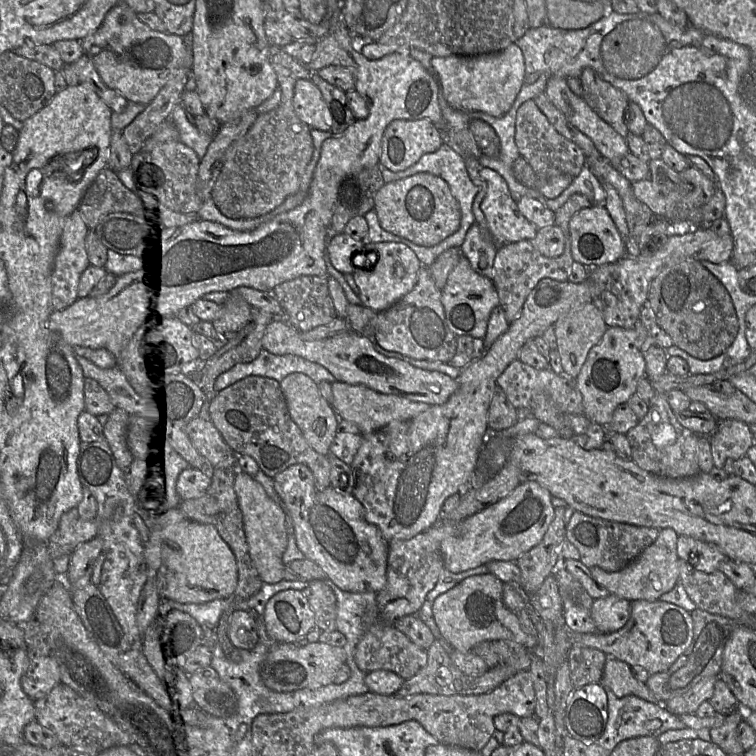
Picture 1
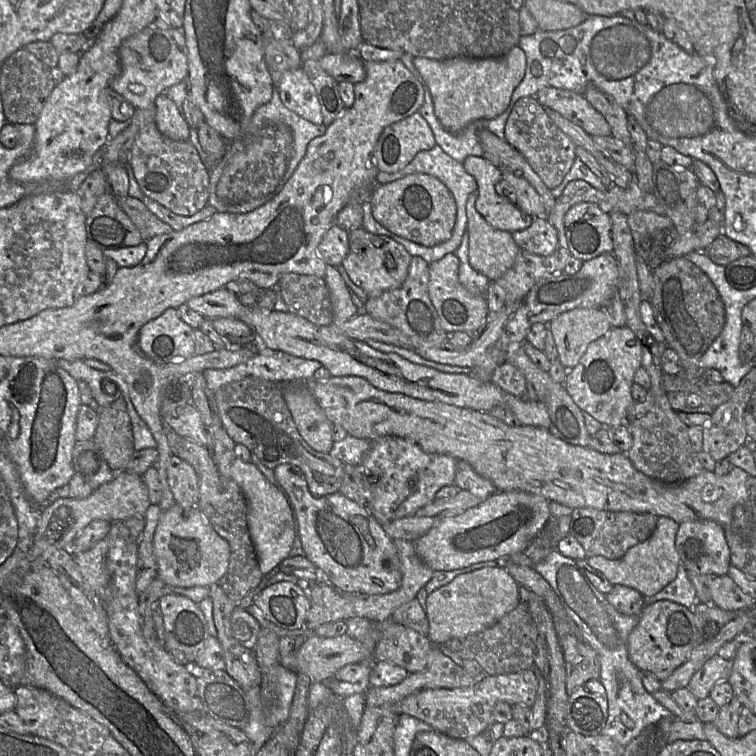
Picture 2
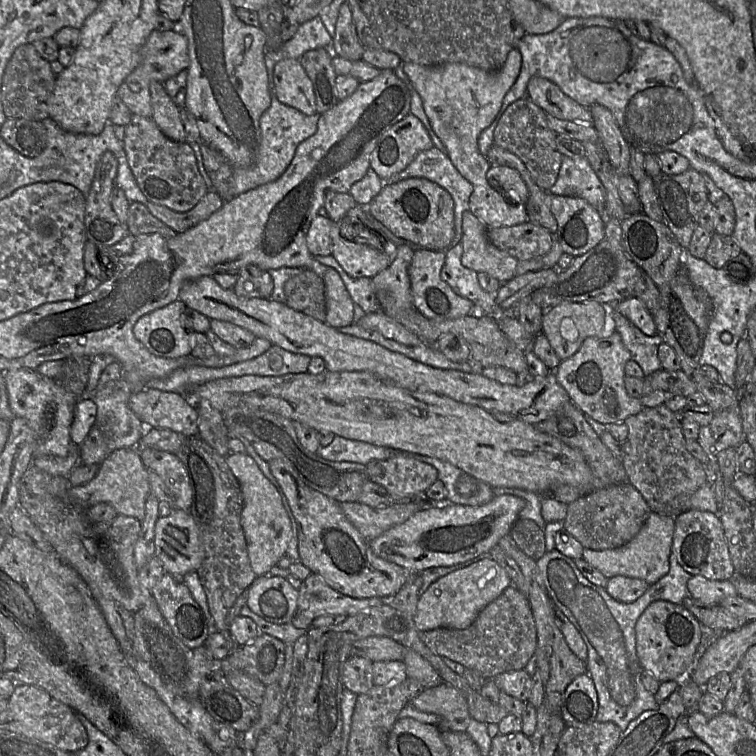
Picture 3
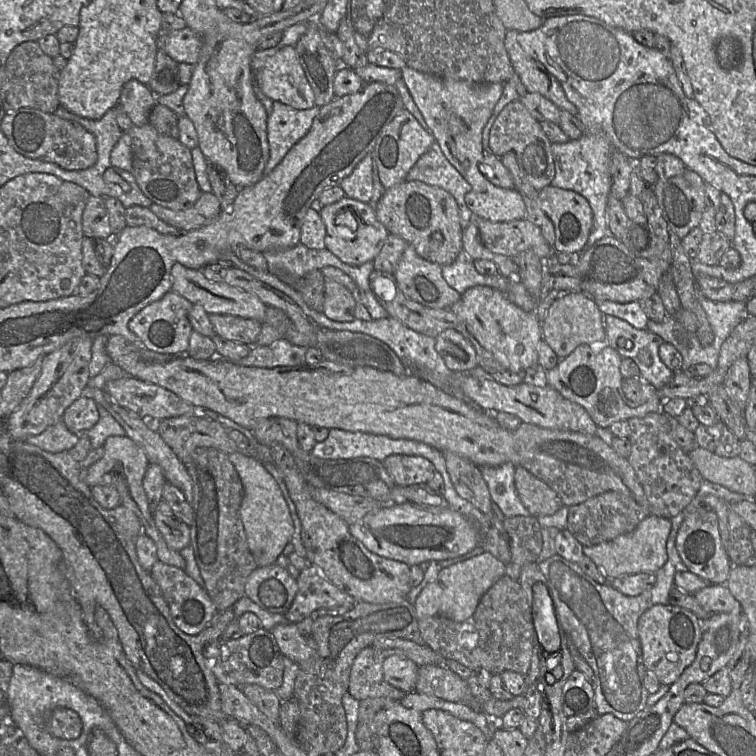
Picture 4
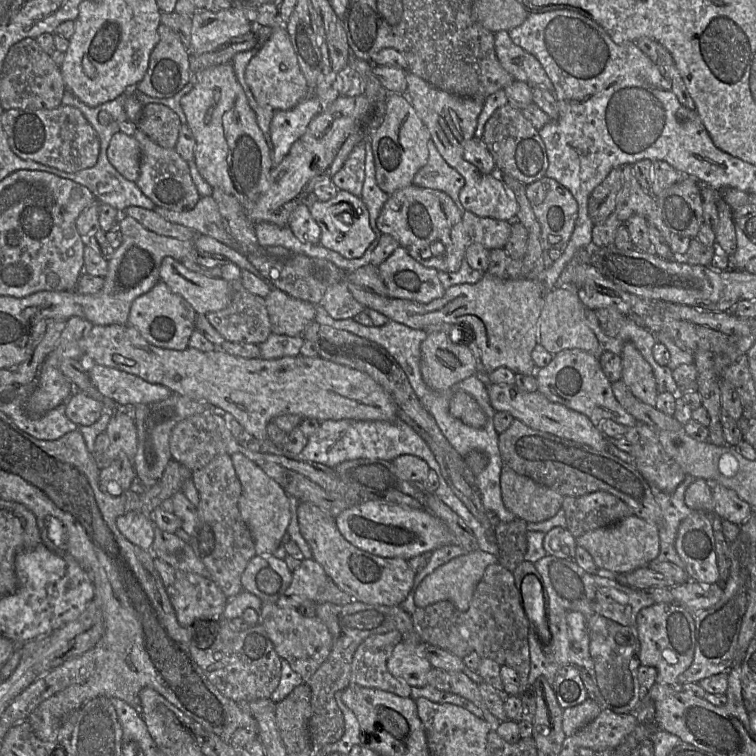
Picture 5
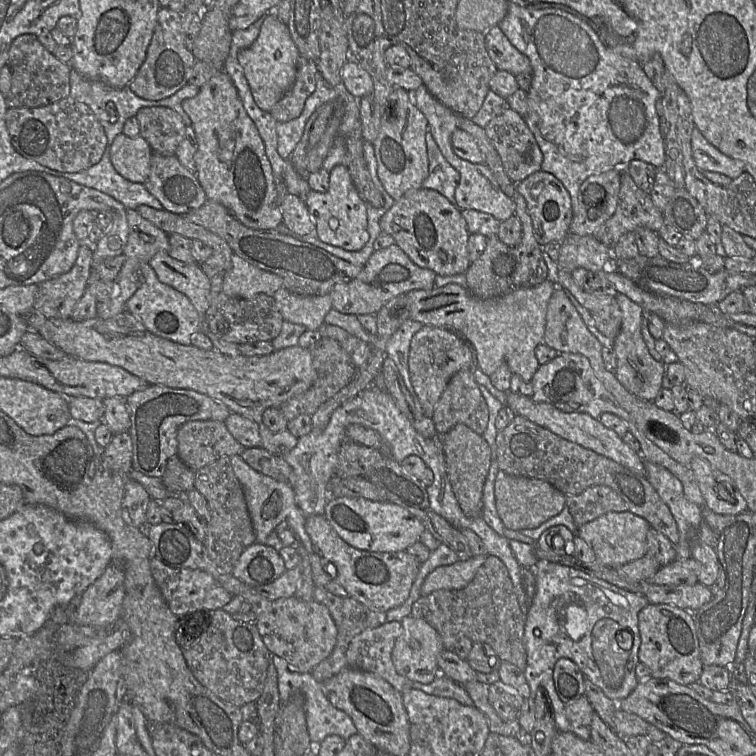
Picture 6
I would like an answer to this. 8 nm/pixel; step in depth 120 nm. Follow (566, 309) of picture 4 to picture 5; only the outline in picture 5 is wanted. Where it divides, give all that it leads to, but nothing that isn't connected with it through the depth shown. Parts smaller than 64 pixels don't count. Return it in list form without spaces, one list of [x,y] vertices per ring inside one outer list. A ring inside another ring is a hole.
[[[575,285],[554,287],[548,291],[538,319],[538,343],[541,343],[553,355],[563,350],[580,349],[599,359],[604,351],[588,324],[586,309],[579,298],[578,287]]]

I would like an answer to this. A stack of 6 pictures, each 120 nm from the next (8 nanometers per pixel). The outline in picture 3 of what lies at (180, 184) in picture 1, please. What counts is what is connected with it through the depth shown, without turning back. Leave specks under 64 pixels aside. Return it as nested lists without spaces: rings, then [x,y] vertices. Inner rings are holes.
[[[132,115],[122,140],[128,165],[146,199],[177,212],[192,209],[208,192],[189,143],[166,137],[152,118]]]

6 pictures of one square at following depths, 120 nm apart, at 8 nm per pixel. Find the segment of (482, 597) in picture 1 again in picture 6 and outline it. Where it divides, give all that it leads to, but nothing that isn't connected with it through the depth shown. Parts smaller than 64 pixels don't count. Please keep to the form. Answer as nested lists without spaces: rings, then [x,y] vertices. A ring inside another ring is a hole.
[[[487,555],[472,556],[468,560],[439,566],[425,578],[421,587],[421,596],[436,590],[460,590],[474,578],[477,570],[485,562]]]

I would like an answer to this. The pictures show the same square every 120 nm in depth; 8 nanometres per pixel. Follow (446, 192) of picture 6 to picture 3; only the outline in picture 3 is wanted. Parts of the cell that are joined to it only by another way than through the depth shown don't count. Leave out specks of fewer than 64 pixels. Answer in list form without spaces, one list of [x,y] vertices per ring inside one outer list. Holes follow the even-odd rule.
[[[436,147],[420,152],[402,171],[384,179],[384,185],[394,184],[408,178],[425,178],[447,190],[454,201],[455,236],[451,246],[461,243],[463,213],[469,210],[472,184],[463,177],[446,153]]]

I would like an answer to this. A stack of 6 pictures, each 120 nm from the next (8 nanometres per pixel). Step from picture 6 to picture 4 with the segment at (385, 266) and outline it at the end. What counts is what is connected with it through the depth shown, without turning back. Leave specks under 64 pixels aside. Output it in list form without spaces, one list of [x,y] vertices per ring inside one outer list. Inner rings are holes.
[[[409,245],[393,276],[408,298],[430,308],[450,309],[461,298],[443,278],[442,266],[423,259]],[[325,279],[323,313],[329,319],[339,322],[354,320],[357,302],[355,295],[344,285]]]

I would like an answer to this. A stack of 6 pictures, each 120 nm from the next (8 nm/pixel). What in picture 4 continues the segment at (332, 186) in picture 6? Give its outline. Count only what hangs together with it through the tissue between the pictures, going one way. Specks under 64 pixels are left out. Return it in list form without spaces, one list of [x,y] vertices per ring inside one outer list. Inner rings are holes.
[[[347,196],[335,203],[323,206],[319,213],[326,226],[325,247],[341,261],[352,266],[360,266],[366,262],[374,261],[390,234],[377,219],[375,207]],[[344,210],[355,213],[358,221],[355,231],[351,231],[346,226],[336,226],[335,218],[338,213]]]

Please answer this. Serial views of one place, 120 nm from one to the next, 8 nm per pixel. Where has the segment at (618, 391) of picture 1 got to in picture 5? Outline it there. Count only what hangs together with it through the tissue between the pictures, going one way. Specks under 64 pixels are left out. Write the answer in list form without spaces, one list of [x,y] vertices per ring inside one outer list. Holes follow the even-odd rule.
[[[631,341],[624,344],[620,356],[622,359],[621,379],[636,398],[655,407],[659,393],[651,365]],[[568,349],[554,355],[552,361],[536,370],[537,391],[550,401],[587,415],[599,427],[606,419],[612,419],[626,427],[637,424],[637,419],[628,413],[616,399],[612,382],[604,373],[600,361],[592,354],[580,349]]]

